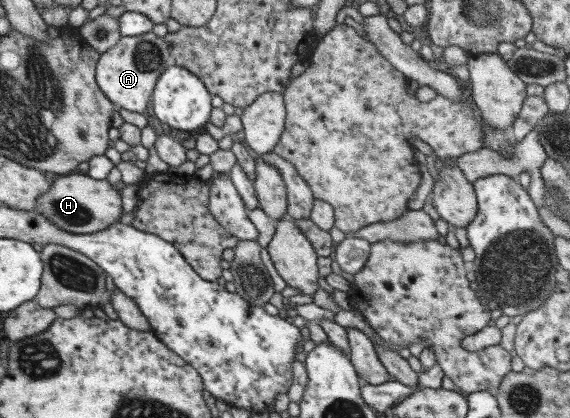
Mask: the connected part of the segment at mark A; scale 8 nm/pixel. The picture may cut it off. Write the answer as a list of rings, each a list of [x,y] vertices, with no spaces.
[[[152,32],[143,33],[135,36],[123,36],[113,47],[107,49],[100,54],[94,69],[94,81],[99,87],[103,95],[115,105],[115,107],[126,109],[127,111],[135,111],[140,114],[145,114],[145,107],[150,103],[151,93],[159,75],[168,67],[174,65],[172,56],[169,55],[169,49],[165,45],[163,38],[156,37]]]

